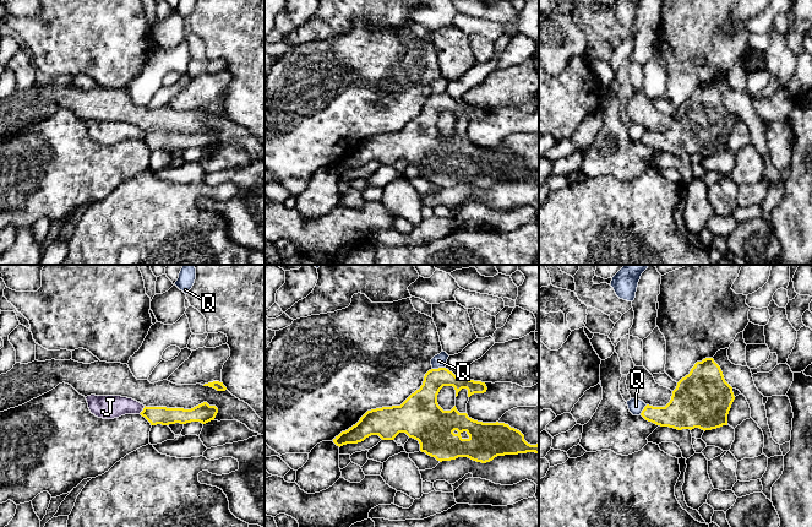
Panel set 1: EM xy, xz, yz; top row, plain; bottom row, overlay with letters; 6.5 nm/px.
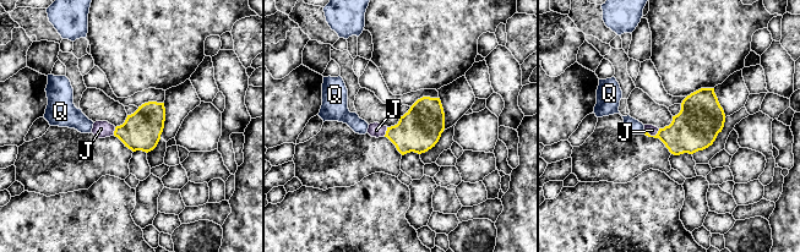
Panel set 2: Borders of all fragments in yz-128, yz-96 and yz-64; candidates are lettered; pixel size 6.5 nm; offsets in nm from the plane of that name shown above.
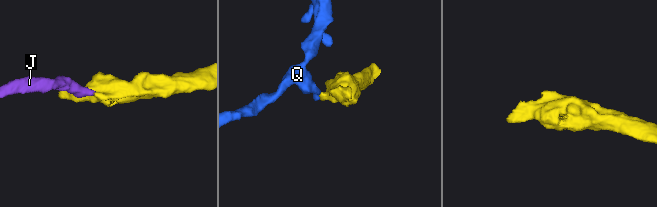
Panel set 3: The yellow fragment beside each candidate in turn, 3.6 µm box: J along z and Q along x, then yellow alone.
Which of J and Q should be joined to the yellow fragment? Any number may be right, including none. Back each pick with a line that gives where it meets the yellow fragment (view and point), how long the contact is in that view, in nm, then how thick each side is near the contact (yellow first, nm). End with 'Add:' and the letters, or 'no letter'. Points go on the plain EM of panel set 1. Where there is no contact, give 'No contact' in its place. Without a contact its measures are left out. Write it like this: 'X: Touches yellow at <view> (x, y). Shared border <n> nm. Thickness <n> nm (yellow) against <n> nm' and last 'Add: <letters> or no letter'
J: Touches yellow at xy (143, 135). Shared border 70 nm. Thickness 120 nm (yellow) against 160 nm
Add: J

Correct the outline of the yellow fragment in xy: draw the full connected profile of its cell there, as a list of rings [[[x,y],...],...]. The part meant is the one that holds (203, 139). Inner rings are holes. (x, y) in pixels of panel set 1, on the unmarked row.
[[[96,121],[86,123],[88,134],[92,140],[103,145],[114,145],[125,140],[141,140],[151,151],[186,150],[200,147],[206,150],[214,146],[218,134],[203,127],[191,135],[167,134],[167,132],[146,132],[140,127],[121,121]]]

